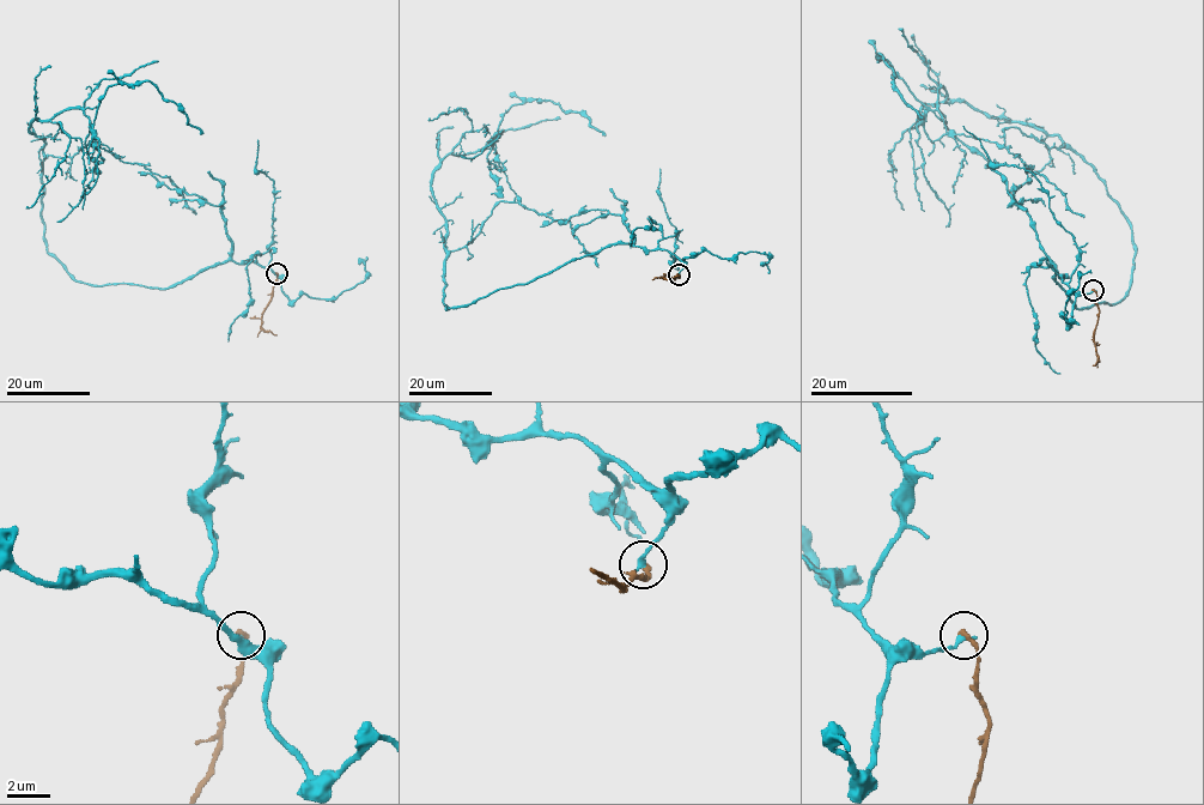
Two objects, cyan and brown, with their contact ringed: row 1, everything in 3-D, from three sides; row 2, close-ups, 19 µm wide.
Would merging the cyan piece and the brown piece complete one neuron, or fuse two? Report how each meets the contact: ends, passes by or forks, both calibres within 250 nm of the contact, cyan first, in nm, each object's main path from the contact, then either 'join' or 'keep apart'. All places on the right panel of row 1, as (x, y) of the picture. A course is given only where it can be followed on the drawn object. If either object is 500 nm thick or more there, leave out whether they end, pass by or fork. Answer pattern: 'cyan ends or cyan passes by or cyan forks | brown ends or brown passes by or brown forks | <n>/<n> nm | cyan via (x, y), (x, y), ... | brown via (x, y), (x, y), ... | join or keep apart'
cyan ends | brown ends | 240/260 nm | cyan via (1093, 290), (1062, 280), (1014, 198), (1028, 179), (1019, 157), (948, 132), (943, 88), (889, 153), (900, 209) | brown via (1093, 290), (1099, 316), (1094, 340), (1098, 359), (1094, 365) | keep apart

